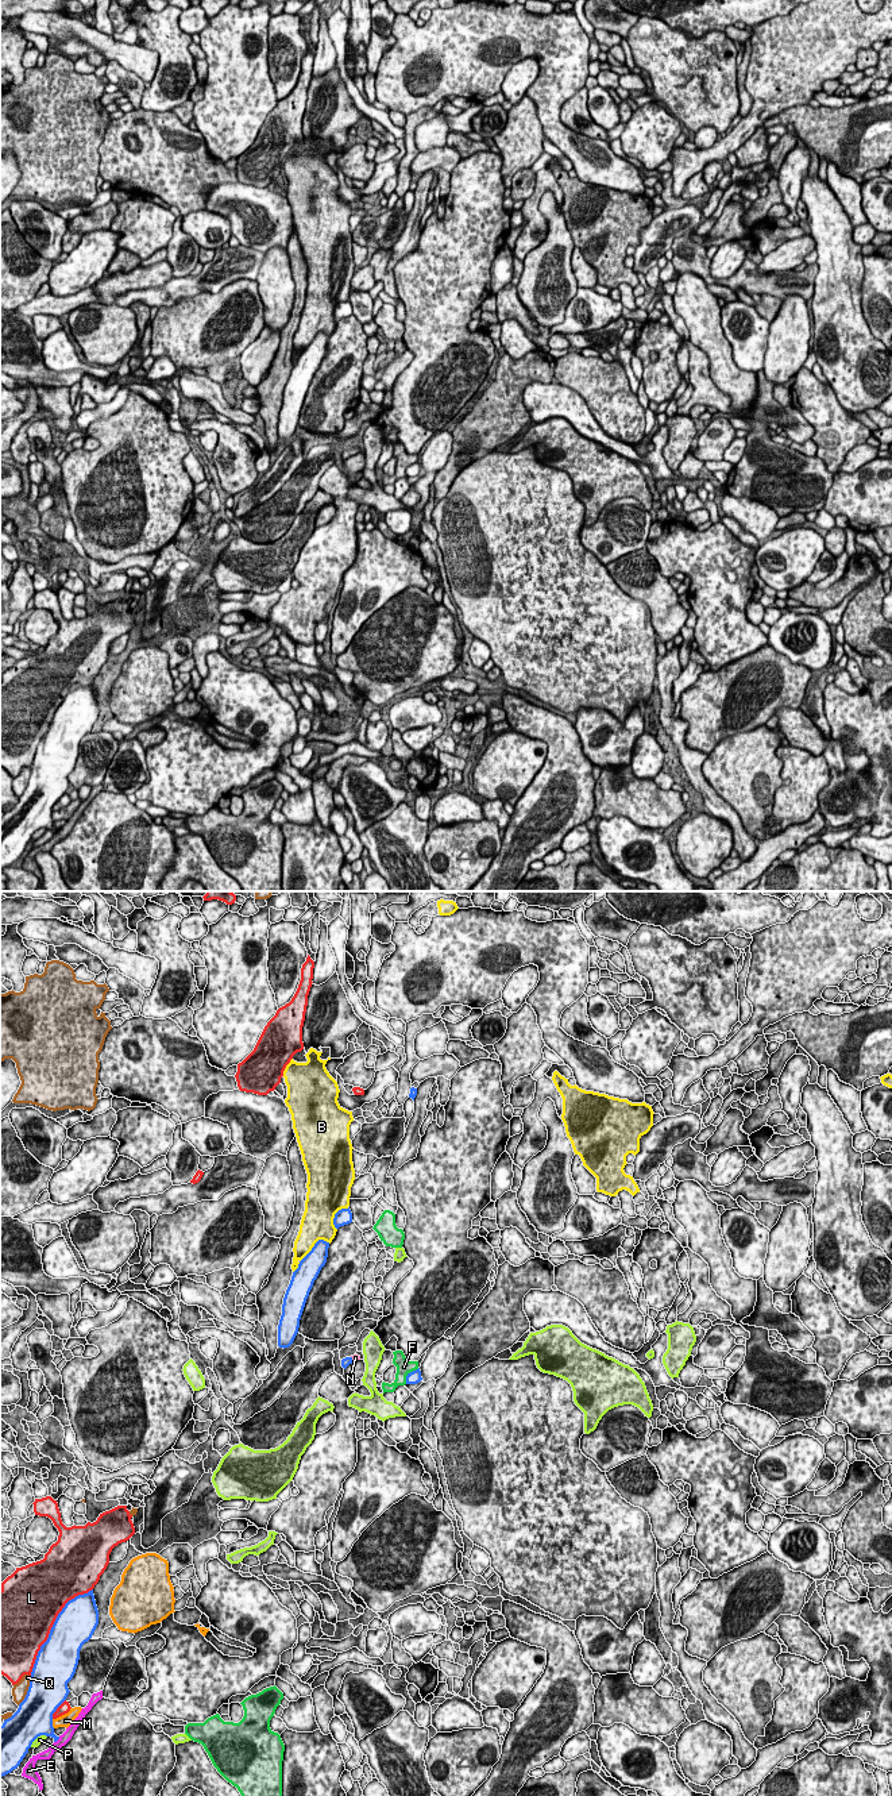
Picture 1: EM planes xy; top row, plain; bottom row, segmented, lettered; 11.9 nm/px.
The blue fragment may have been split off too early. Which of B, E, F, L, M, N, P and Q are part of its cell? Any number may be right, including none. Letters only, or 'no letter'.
N

